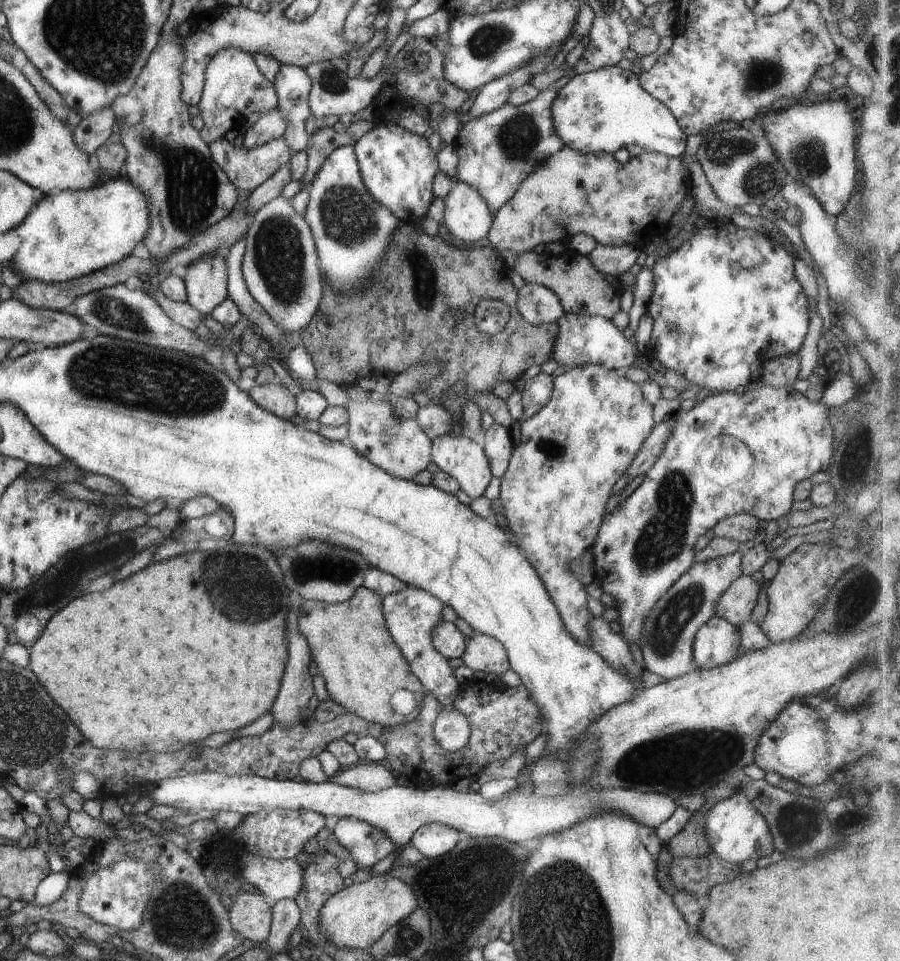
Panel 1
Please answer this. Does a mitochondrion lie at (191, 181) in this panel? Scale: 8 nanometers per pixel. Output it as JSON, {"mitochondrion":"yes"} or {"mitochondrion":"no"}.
{"mitochondrion":"yes"}

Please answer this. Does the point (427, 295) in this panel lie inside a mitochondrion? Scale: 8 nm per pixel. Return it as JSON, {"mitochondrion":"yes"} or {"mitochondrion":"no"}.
{"mitochondrion":"yes"}

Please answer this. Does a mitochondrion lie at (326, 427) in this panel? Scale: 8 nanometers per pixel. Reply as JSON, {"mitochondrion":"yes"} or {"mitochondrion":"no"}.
{"mitochondrion":"no"}

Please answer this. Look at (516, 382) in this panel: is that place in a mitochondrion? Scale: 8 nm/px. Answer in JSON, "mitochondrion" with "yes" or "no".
{"mitochondrion":"no"}

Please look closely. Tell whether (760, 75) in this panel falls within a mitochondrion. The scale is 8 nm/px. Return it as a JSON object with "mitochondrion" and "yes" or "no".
{"mitochondrion":"yes"}

